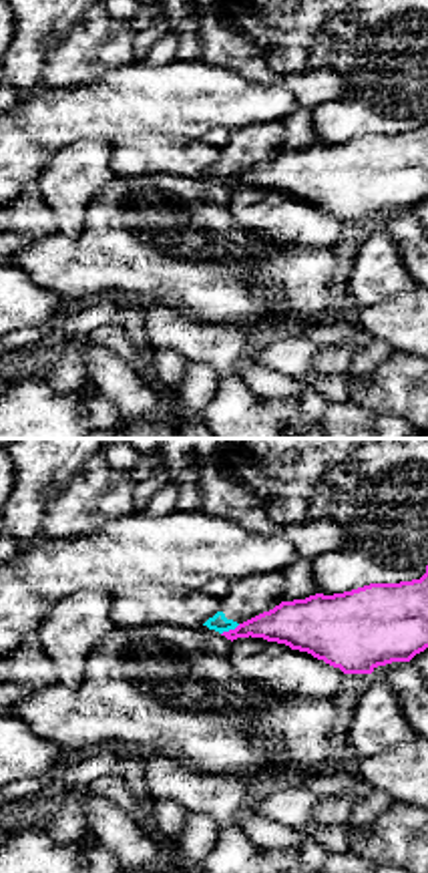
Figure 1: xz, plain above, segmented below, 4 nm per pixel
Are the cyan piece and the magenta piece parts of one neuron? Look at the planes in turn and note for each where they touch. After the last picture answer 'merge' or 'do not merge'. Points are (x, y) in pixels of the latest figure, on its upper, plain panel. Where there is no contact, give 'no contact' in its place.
meets cyan at (230, 178)

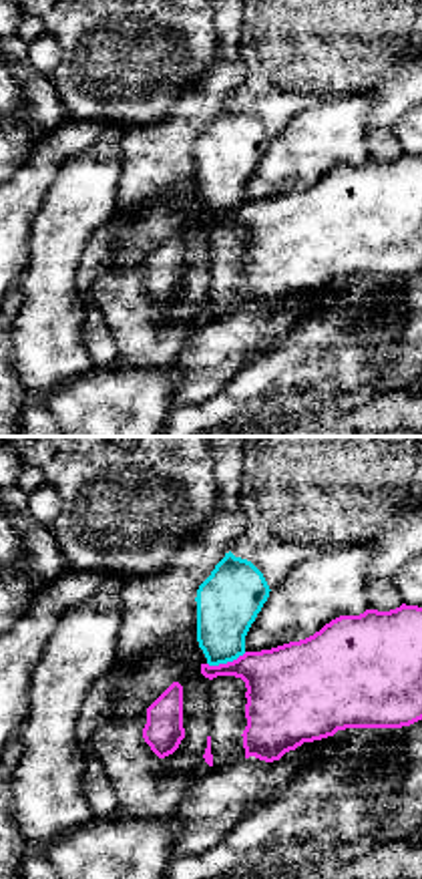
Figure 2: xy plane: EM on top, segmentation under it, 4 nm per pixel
meets cyan at (226, 212)

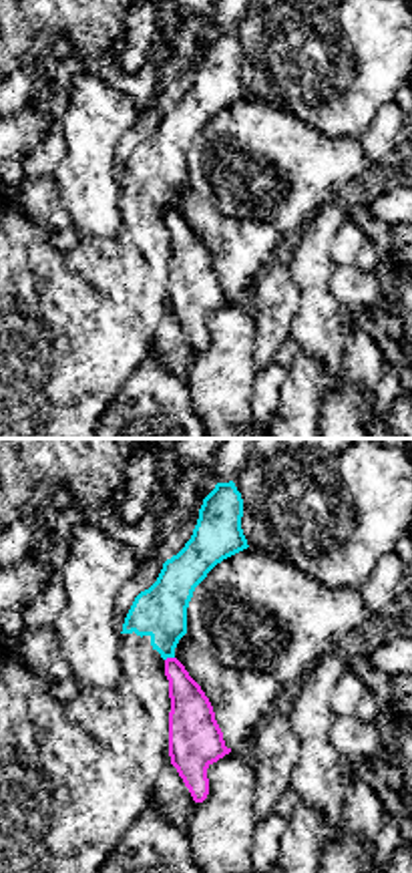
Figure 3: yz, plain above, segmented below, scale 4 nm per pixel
meets cyan at (169, 206)

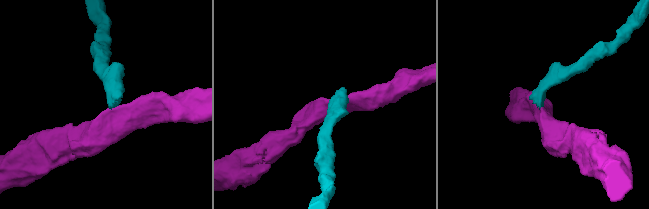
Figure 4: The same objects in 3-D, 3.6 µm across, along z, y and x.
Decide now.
do not merge

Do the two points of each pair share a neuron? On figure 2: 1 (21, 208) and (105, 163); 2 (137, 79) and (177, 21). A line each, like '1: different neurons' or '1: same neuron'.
1: different neurons
2: same neuron

